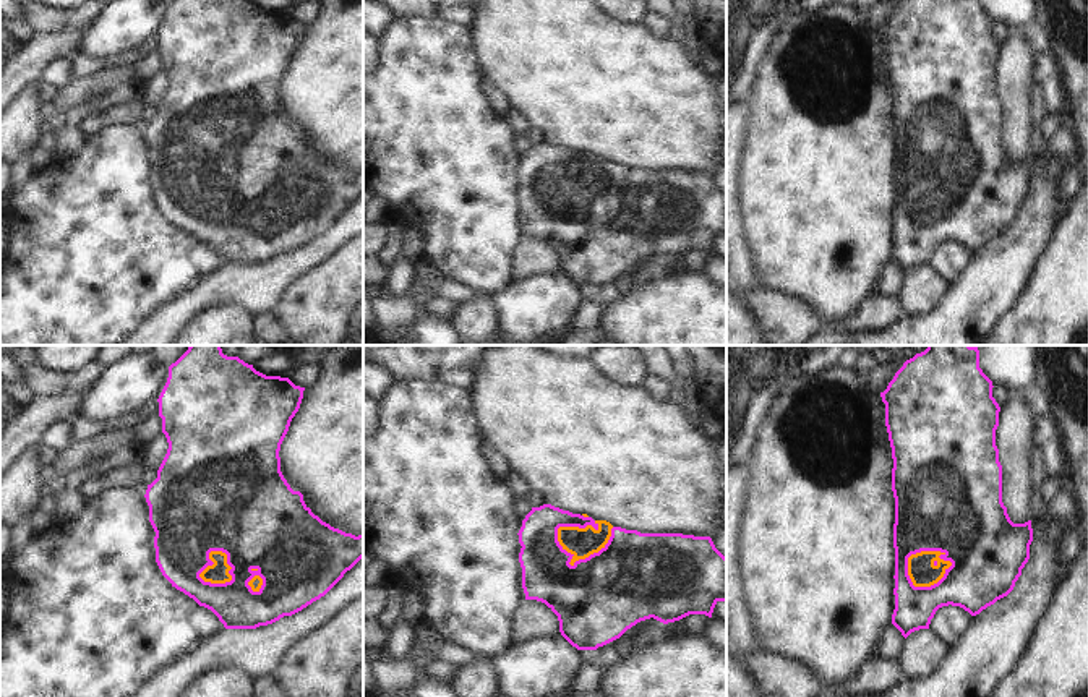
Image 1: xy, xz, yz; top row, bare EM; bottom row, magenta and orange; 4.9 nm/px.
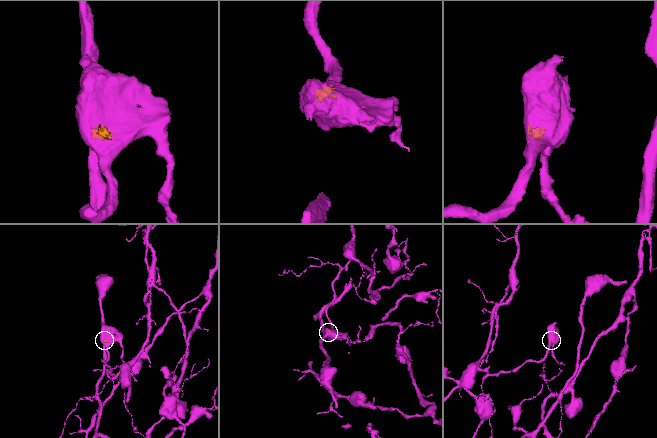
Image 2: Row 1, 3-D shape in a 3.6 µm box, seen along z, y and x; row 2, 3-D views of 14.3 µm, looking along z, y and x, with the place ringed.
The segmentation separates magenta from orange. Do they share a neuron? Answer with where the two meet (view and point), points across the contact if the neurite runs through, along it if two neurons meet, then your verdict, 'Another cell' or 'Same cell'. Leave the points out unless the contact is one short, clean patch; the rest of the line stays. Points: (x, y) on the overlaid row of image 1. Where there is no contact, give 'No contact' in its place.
Touches magenta at xz (586, 558). Path across: xz (631, 579), (586, 558), (581, 542). Same cell

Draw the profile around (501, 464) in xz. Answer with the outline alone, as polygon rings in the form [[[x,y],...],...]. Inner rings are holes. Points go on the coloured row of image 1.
[[[483,436],[483,452],[496,475],[509,481],[509,478],[516,473],[512,462],[488,436]]]

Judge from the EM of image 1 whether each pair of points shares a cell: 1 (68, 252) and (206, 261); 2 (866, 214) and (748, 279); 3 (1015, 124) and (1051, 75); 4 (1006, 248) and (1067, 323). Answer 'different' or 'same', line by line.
1: same
2: different
3: different
4: different

